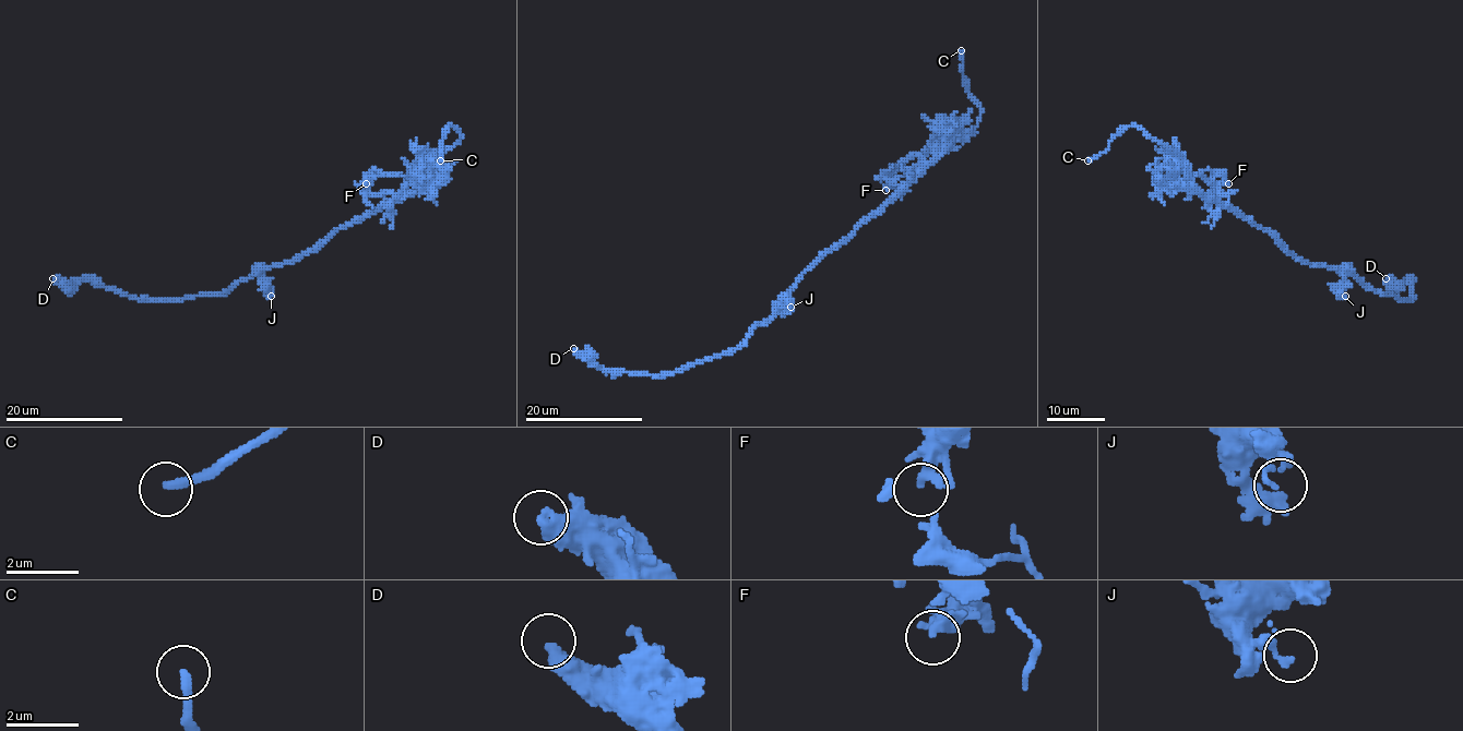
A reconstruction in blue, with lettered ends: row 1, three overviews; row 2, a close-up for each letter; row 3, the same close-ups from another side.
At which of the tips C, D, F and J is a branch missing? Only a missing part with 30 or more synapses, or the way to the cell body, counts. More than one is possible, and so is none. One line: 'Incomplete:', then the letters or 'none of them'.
Incomplete: C

